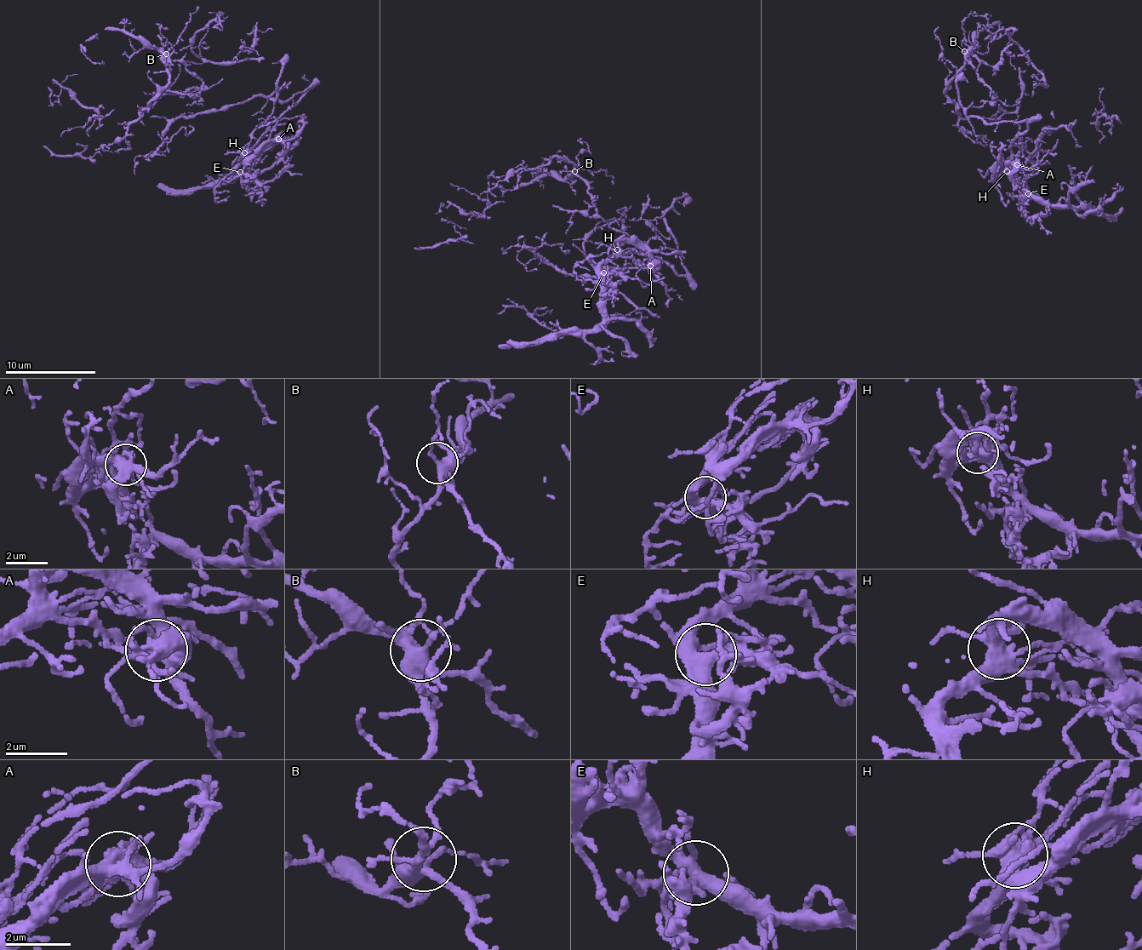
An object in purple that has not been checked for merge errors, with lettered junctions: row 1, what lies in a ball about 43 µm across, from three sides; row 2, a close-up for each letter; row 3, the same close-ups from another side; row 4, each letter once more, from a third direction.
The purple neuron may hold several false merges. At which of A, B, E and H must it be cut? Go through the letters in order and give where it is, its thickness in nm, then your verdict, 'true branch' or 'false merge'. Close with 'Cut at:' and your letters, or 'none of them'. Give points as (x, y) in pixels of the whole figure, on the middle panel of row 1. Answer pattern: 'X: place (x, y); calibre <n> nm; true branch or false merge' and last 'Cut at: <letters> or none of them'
A: place (650, 266); calibre 440 nm; true branch
B: place (574, 171); calibre 400 nm; true branch
E: place (603, 272); calibre 420 nm; true branch
H: place (617, 249); calibre 500 nm; false merge
Cut at: H

